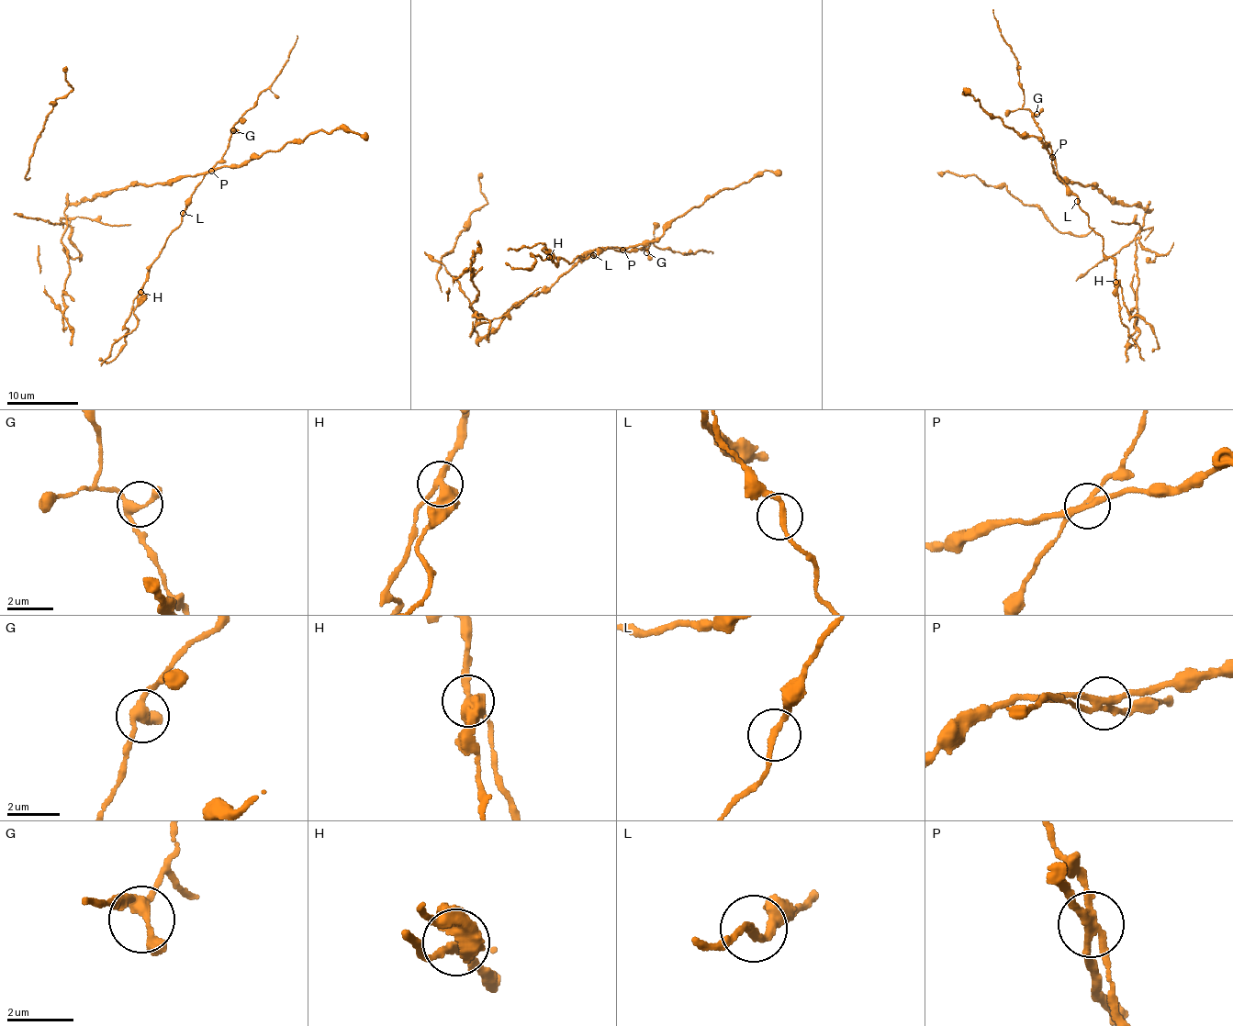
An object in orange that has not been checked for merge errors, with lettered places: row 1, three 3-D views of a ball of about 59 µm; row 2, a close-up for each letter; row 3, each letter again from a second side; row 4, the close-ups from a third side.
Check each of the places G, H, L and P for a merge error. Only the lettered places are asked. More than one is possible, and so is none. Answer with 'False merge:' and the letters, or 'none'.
False merge: H, P

